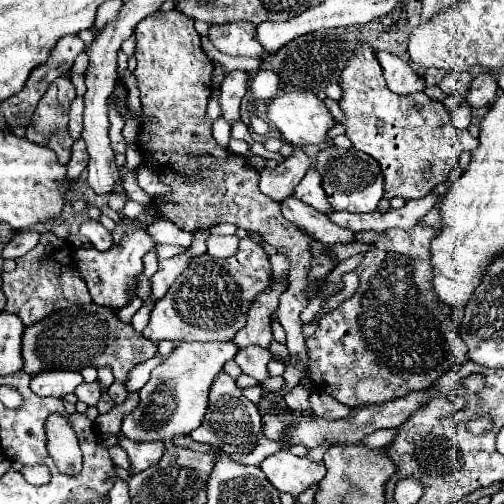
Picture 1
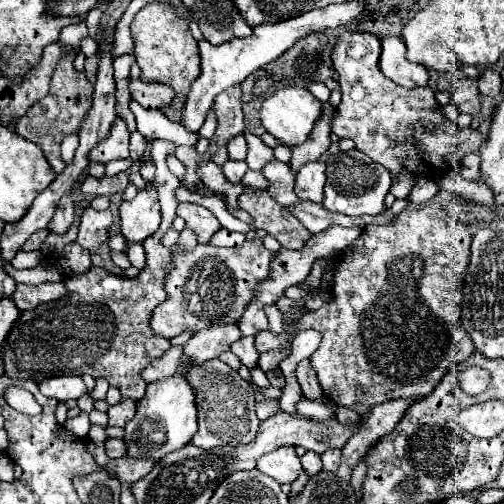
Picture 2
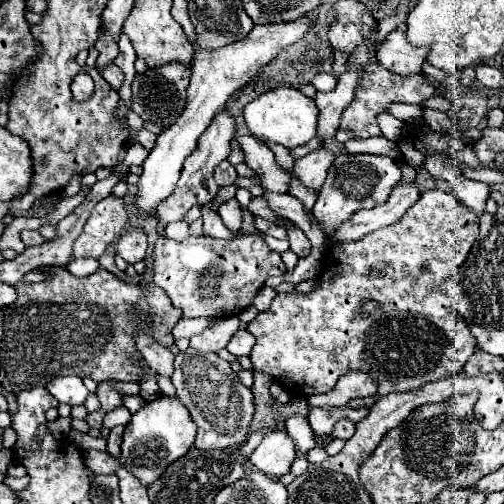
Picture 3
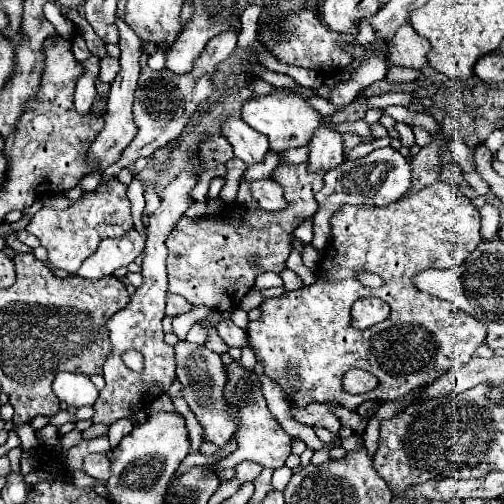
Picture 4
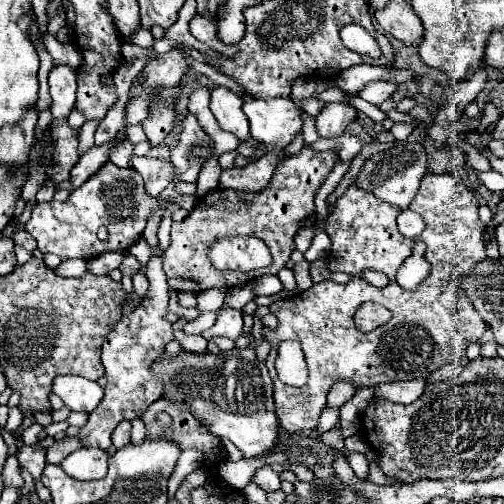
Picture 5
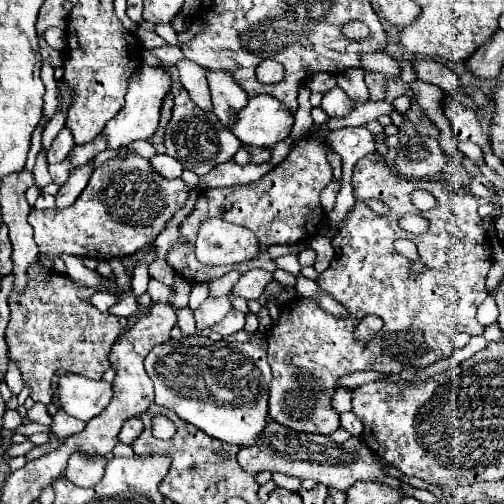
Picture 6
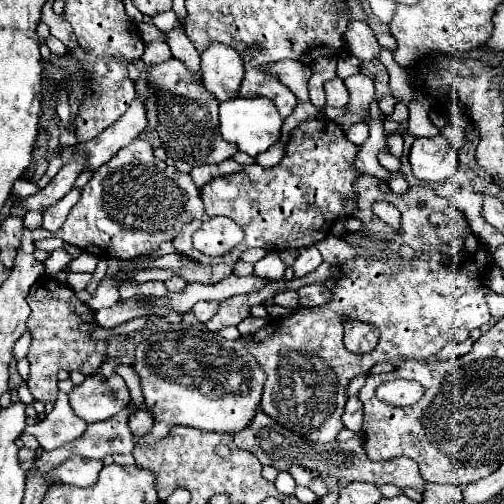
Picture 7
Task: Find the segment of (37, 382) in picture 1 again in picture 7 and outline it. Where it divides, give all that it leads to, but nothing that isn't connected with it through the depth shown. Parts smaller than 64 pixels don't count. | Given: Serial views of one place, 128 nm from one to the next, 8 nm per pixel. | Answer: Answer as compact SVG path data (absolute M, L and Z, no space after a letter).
M118 356L106 358L96 374L88 376L68 394L74 412L88 424L110 420L130 404L130 390L124 378L116 374L120 364Z

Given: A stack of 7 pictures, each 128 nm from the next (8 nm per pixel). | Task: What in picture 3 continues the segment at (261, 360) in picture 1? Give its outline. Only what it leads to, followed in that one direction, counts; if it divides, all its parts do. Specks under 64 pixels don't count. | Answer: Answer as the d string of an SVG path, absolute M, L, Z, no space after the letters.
M238 330L238 332L230 338L226 350L232 352L234 356L248 356L250 350L252 350L252 346L254 346L254 336L252 336L248 330Z

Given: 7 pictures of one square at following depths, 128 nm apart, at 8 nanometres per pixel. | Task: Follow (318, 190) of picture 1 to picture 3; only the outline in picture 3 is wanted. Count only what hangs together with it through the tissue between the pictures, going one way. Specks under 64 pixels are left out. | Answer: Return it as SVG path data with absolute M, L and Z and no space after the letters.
M320 146L320 148L312 150L310 154L298 158L292 172L296 172L300 182L308 184L308 188L320 190L334 158L336 158L336 154L332 150L328 150L326 146Z

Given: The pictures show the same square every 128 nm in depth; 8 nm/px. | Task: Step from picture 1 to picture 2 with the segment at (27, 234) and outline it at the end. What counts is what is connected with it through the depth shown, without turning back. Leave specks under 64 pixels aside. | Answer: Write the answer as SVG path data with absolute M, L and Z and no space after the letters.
M38 230L38 232L34 232L34 234L24 242L24 250L40 250L40 246L42 246L42 242L46 240L48 234L50 234L48 230Z

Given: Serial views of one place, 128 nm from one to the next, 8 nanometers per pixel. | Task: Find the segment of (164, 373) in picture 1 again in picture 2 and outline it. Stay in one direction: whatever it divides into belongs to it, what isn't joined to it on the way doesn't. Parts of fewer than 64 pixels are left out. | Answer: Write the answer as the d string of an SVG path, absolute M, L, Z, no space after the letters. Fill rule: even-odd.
M224 324L224 326L210 326L200 332L196 332L186 344L184 344L184 356L190 360L208 360L216 358L222 352L230 350L230 344L240 340L242 332L236 324ZM178 376L168 380L160 380L160 384L148 384L148 392L144 400L136 404L136 416L126 424L126 454L130 458L142 460L160 460L166 454L184 448L192 436L196 434L196 404L192 396L192 388L184 384Z

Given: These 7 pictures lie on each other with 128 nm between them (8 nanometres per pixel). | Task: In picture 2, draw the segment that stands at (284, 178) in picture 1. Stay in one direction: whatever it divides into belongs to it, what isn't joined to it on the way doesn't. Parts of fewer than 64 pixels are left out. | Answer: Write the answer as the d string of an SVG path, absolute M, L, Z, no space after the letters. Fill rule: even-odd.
M330 102L322 104L322 116L320 120L314 124L312 134L308 136L308 140L296 148L292 148L292 162L290 168L292 172L296 172L296 168L300 168L300 164L318 160L330 146L330 132L332 132L332 118L334 118L336 106L332 106ZM248 170L246 174L244 174L244 178L242 178L242 184L244 186L248 186L248 188L254 188L254 190L258 190L258 188L266 188L266 182L264 182L264 176L260 174L260 172L256 172L256 170Z

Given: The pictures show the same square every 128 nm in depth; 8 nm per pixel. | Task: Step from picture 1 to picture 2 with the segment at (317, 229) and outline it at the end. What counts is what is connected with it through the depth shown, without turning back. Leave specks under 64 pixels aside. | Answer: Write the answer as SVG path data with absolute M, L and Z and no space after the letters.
M274 158L262 168L262 174L268 180L268 194L278 200L278 204L286 206L298 200L298 196L294 194L294 174L288 164Z

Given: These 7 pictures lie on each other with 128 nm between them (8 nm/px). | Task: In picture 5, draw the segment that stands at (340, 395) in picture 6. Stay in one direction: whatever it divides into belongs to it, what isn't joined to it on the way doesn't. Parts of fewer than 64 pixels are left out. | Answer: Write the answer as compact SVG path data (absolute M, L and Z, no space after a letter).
M326 406L326 408L322 410L322 416L320 416L320 424L318 424L318 428L312 432L312 436L318 438L322 432L334 428L338 422L340 422L340 408L336 408L336 406Z

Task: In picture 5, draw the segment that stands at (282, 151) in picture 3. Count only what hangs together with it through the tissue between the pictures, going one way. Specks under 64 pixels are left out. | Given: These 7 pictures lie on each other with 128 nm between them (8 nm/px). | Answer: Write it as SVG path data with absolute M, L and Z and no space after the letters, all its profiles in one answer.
M344 132L342 136L334 136L334 138L319 138L313 144L306 145L317 152L334 152L342 162L352 162L352 158L356 158L362 148L366 146L366 142L350 132Z

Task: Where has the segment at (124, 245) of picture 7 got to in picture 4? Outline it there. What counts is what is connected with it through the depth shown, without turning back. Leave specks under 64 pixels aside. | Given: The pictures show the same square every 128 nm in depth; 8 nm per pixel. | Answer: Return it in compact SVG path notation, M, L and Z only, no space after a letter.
M118 178L102 180L94 190L84 192L80 200L74 200L64 210L42 208L38 210L26 230L34 234L40 244L48 250L48 260L66 272L76 272L80 264L92 256L104 238L120 238L134 228L130 200L126 196L128 186L122 184Z

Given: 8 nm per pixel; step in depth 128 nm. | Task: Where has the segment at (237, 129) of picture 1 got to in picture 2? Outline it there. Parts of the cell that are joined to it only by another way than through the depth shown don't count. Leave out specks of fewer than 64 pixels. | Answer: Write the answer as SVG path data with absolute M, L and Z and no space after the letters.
M244 134L244 136L246 136L246 142L248 142L248 158L246 158L248 168L250 170L260 170L266 164L266 160L274 158L272 148L262 144L262 140L254 134Z

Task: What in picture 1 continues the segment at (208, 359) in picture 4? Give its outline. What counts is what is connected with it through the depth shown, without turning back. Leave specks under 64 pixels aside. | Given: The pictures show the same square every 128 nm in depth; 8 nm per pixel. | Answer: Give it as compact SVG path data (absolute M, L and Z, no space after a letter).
M224 370L214 378L208 400L208 412L202 424L190 434L190 438L202 444L218 446L224 452L250 452L256 446L256 436L262 430L262 416L258 412L258 406L244 396L244 390L238 388L236 380L230 378Z

